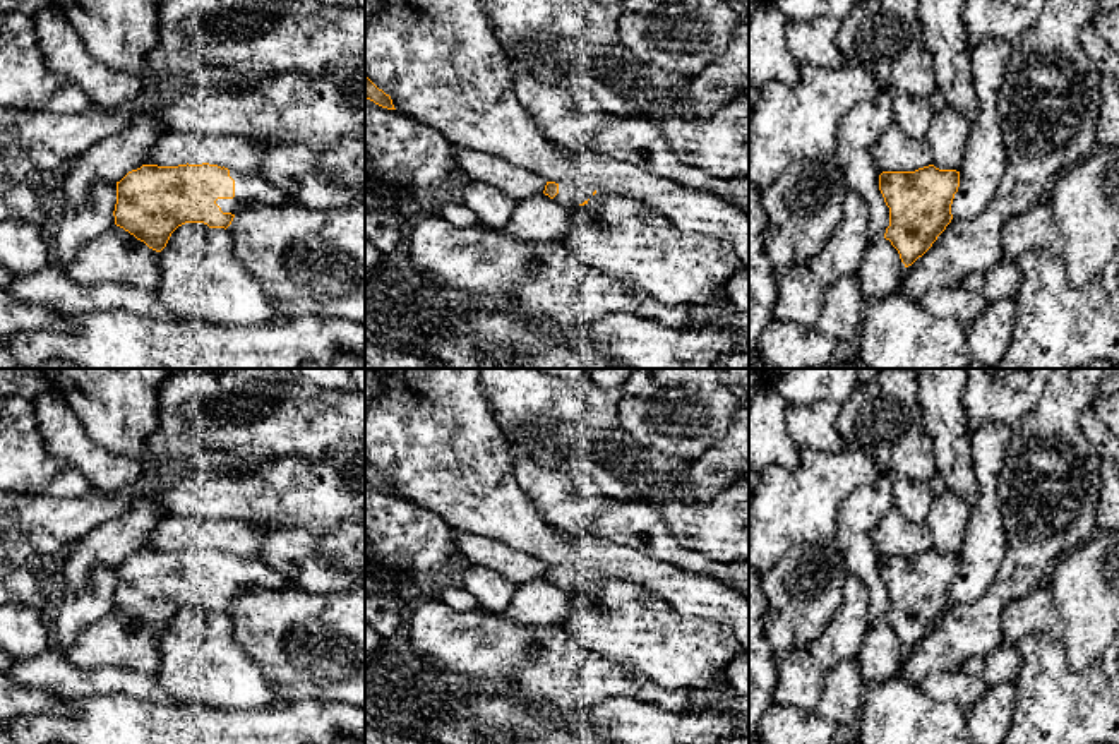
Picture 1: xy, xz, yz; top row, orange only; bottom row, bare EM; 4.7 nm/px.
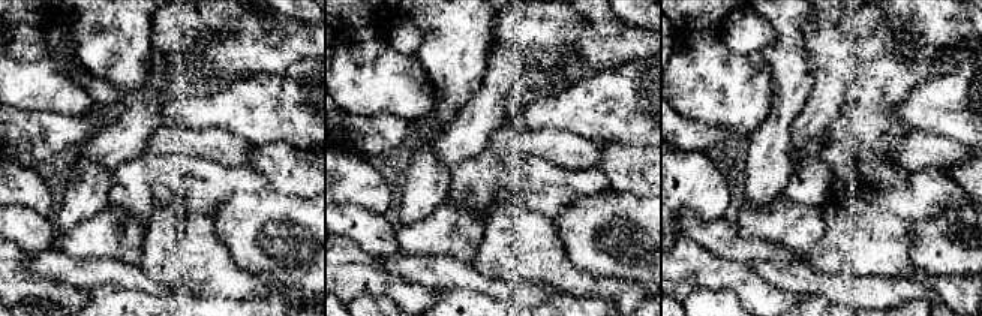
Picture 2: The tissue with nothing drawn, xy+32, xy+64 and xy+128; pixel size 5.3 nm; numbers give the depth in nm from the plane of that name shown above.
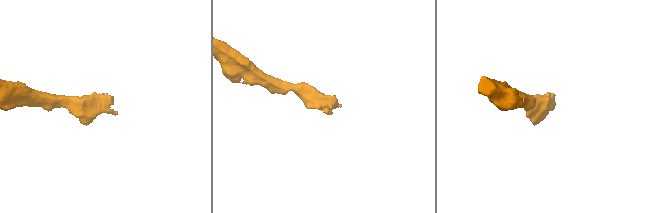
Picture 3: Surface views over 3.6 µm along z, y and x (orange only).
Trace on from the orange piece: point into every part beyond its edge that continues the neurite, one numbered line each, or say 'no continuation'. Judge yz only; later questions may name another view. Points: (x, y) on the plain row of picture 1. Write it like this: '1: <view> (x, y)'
no continuation

